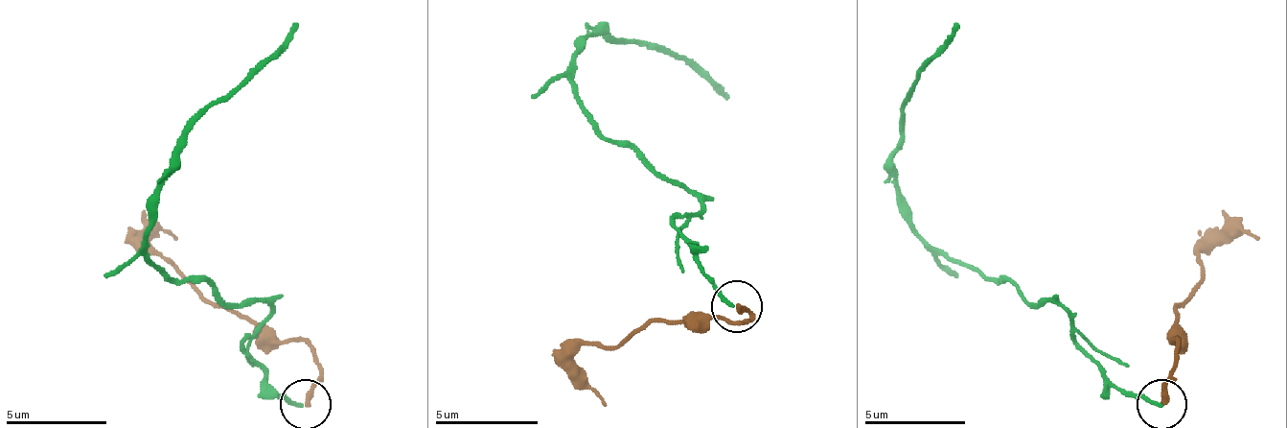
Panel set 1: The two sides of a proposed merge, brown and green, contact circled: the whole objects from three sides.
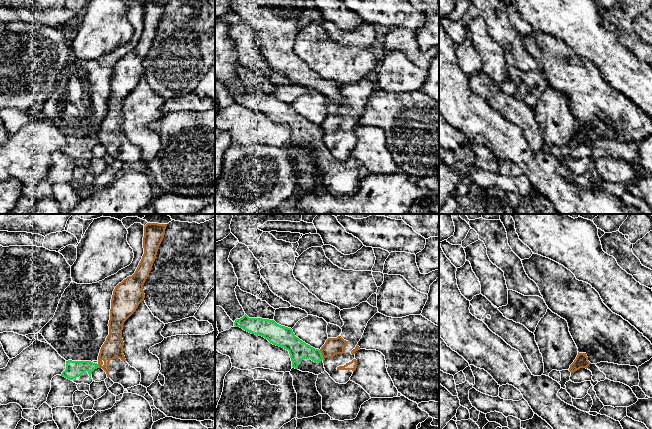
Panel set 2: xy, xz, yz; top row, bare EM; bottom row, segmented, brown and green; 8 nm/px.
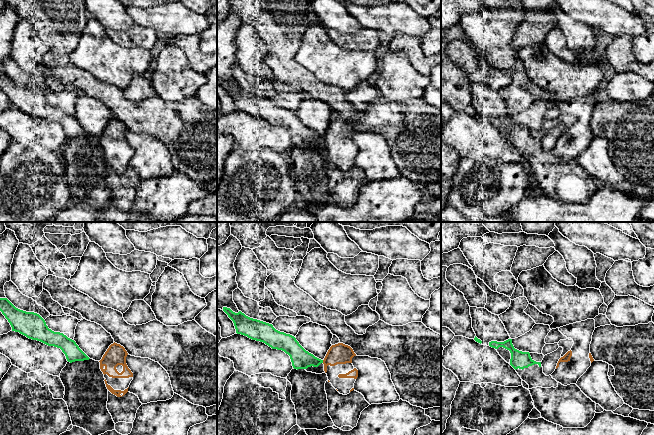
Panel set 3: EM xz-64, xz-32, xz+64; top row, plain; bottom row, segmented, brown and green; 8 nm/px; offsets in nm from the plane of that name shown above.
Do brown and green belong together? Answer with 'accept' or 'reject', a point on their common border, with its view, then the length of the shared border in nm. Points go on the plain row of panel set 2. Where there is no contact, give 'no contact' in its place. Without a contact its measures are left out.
reject | xz (322, 131) | 90 nm

